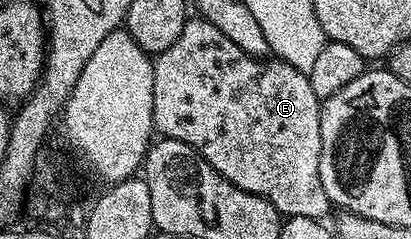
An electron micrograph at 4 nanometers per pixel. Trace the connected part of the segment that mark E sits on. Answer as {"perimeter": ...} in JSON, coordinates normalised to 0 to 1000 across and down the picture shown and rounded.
{"perimeter":[[[494,79],[455,88],[443,113],[443,146],[433,146],[433,163],[423,163],[423,180],[414,180],[414,197],[404,197],[404,213],[384,226],[375,255],[375,498],[370,519],[377,552],[392,577],[411,573],[453,598],[472,636],[484,640],[491,665],[501,665],[501,682],[511,682],[511,699],[521,699],[530,732],[540,732],[589,799],[608,799],[647,833],[693,912],[766,908],[779,916],[791,904],[786,891],[803,874],[798,820],[783,782],[783,732],[774,715],[774,682],[783,649],[781,435],[781,406],[764,397],[764,364],[754,364],[749,310],[706,280],[693,255],[611,238],[606,222],[589,213],[589,197],[560,180],[560,163],[550,163],[550,146],[540,146],[540,130],[521,113],[521,96]]]}

